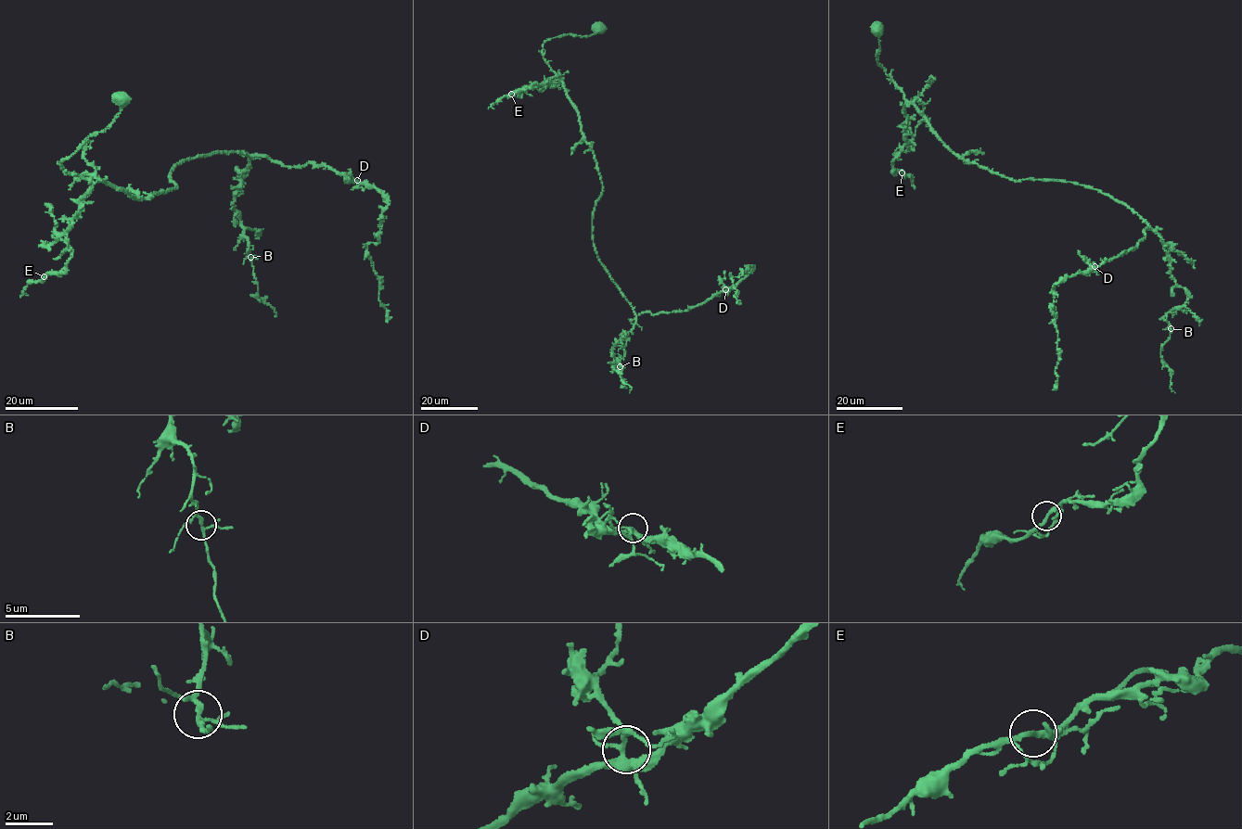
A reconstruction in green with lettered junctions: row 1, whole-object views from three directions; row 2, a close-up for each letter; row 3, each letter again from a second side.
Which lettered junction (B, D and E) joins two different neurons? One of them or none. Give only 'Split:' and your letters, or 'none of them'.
Split: none of them

